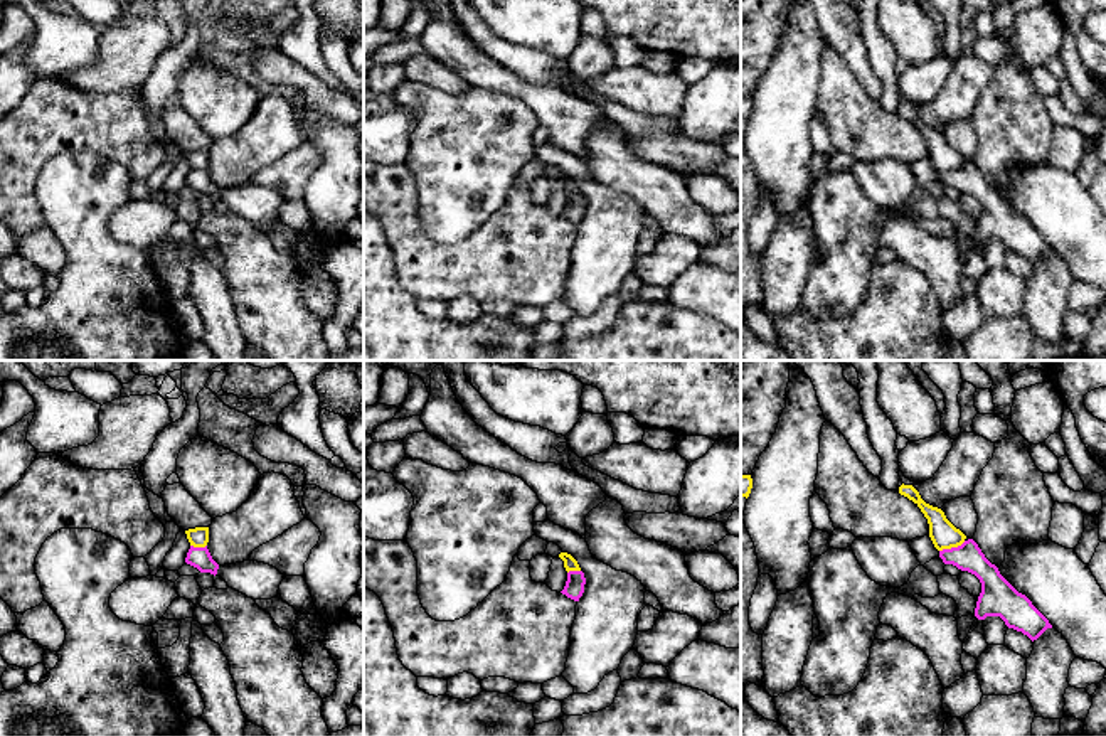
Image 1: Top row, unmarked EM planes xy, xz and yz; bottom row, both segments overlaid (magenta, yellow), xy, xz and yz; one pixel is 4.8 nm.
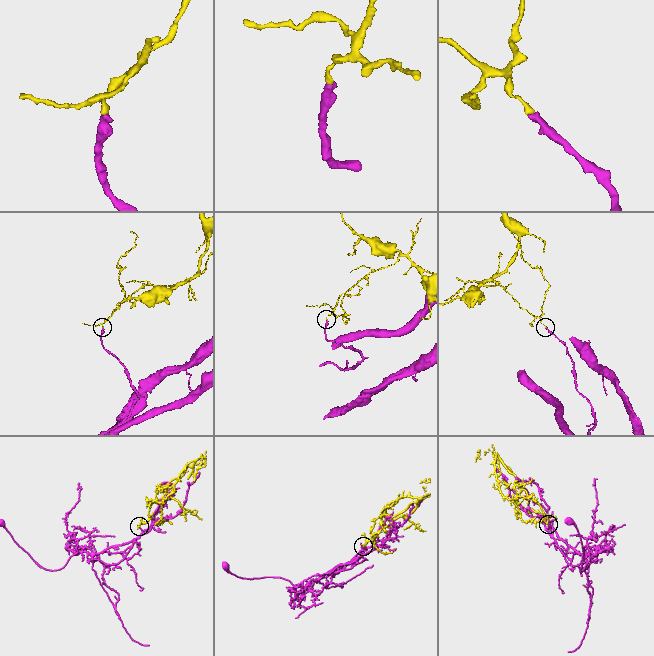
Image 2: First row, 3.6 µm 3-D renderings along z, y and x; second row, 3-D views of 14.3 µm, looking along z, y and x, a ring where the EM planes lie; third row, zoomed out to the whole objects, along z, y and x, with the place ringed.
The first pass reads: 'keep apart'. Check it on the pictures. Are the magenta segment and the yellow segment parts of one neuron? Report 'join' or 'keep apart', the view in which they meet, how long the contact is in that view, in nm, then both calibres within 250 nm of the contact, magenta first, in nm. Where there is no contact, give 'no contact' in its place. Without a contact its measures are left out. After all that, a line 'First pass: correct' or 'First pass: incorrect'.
keep apart; contact in yz; length 140 nm; calibres 140 and 130 nm
First pass: correct

